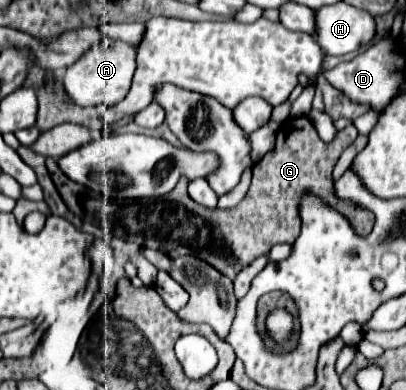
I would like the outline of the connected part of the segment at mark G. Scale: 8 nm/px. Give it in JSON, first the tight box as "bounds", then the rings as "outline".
{"bounds":[105,117,375,281],"outline":[[[289,117],[291,121],[303,121],[301,129],[279,129],[275,147],[269,151],[261,161],[253,167],[253,183],[247,191],[245,199],[233,207],[233,209],[205,209],[197,205],[187,195],[187,181],[181,179],[181,183],[167,193],[165,197],[147,199],[141,203],[125,203],[123,213],[121,205],[107,217],[105,229],[123,239],[137,243],[139,247],[159,249],[171,259],[185,257],[185,255],[197,255],[199,259],[213,265],[219,273],[227,275],[231,281],[239,275],[241,269],[245,269],[255,257],[265,255],[273,245],[277,243],[289,243],[293,245],[299,237],[299,197],[305,189],[313,191],[328,205],[345,215],[351,225],[357,229],[357,233],[367,235],[373,229],[375,215],[369,209],[357,207],[353,201],[344,201],[335,195],[331,171],[337,163],[341,151],[353,143],[357,137],[357,129],[353,125],[341,129],[337,133],[337,139],[329,145],[325,145],[313,123],[307,121],[307,117]]]}

